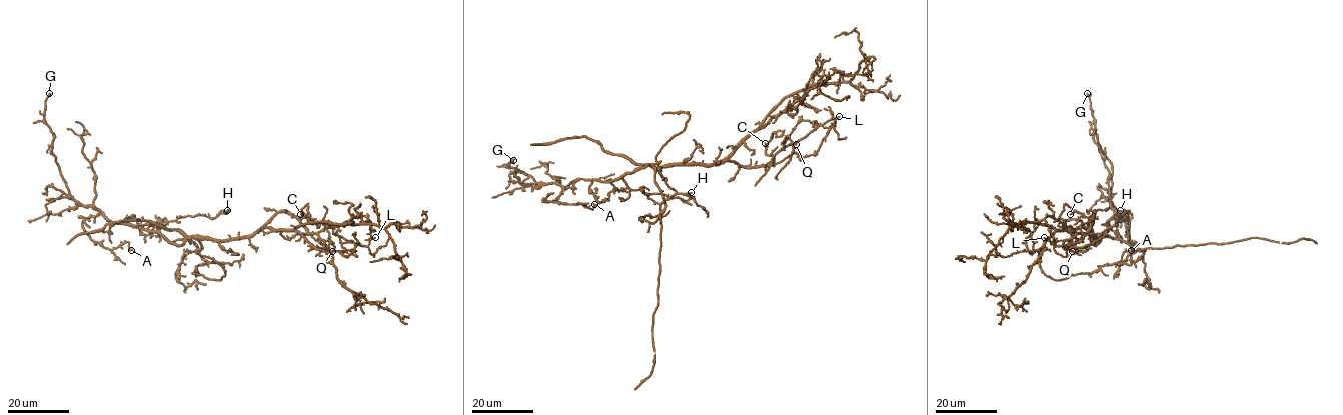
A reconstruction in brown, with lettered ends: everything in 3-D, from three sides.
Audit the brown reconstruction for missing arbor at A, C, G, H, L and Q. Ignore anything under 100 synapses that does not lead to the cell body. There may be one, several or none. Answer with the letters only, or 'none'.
none

